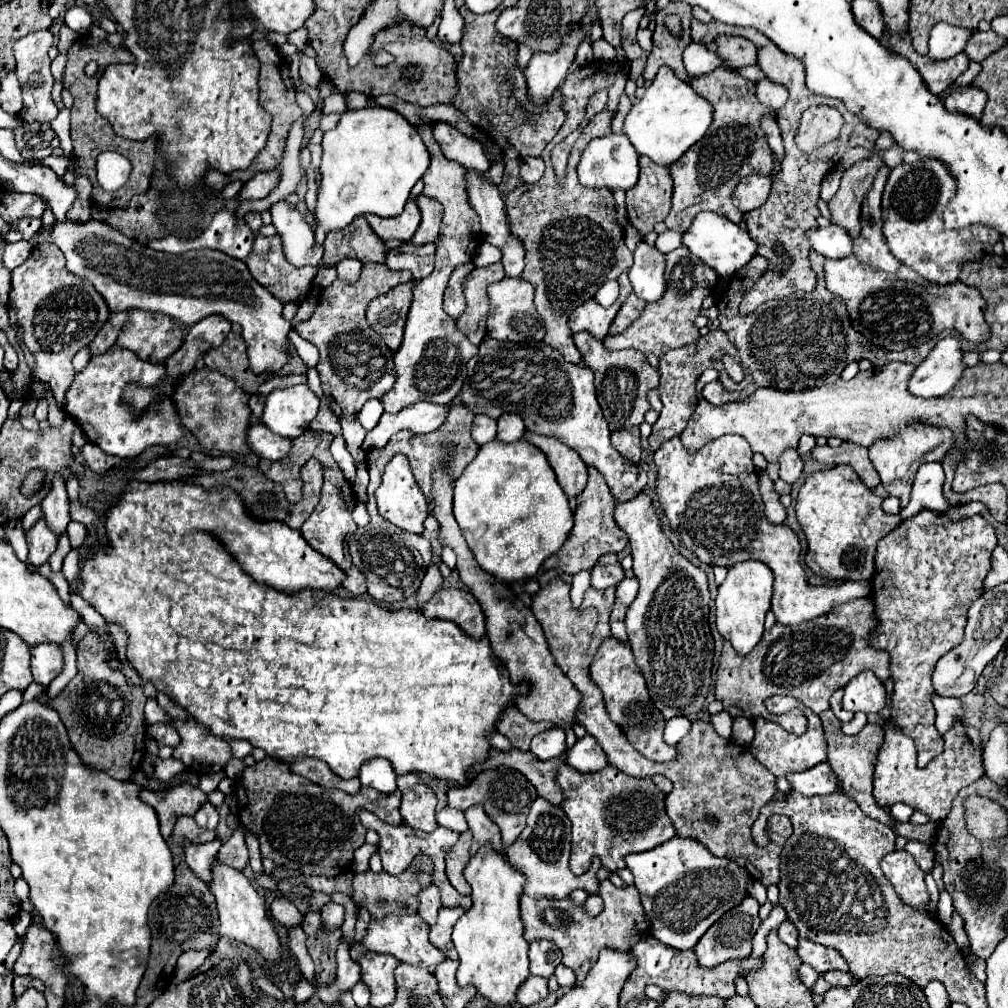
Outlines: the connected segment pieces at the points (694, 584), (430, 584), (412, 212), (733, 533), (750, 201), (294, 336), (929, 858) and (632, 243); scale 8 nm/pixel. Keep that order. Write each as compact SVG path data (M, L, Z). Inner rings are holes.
M641 492L633 500L617 504L615 520L629 536L633 570L639 580L639 594L629 606L625 618L635 664L647 680L655 706L667 720L675 716L701 714L713 684L713 636L707 622L707 576L685 560L667 540L647 494Z
M441 560L431 563L429 568L427 568L427 574L423 578L423 584L421 584L419 592L417 592L417 606L419 606L419 610L429 600L429 596L433 596L443 586L443 576L441 576L441 572L439 571L440 563Z
M409 200L405 204L405 210L397 218L381 218L381 216L373 216L373 214L369 214L365 218L381 240L401 240L401 242L409 242L421 222L419 206L413 200Z
M721 436L713 442L709 442L707 446L703 446L697 454L689 454L683 446L679 438L671 438L669 442L665 442L653 456L653 462L657 466L657 498L659 498L659 506L663 510L663 514L669 520L671 530L677 532L681 544L703 564L711 564L711 566L725 566L731 568L737 562L743 560L761 560L763 564L767 564L773 574L775 574L775 584L773 584L773 600L771 600L771 610L777 618L779 624L799 624L799 622L807 622L813 620L821 614L827 614L835 604L847 602L847 600L855 600L855 598L865 598L869 596L869 586L871 586L871 578L867 582L845 582L834 587L811 586L807 582L807 576L799 564L799 538L797 534L781 524L775 526L771 522L767 522L765 512L763 512L763 502L761 502L761 494L759 494L759 486L757 486L757 470L751 462L751 446L745 442L745 438L741 436Z
M751 174L741 178L739 186L733 192L733 204L743 212L751 212L755 208L759 208L761 204L765 204L767 196L771 192L771 176L759 176L759 174Z
M291 331L288 337L292 344L295 346L297 353L299 354L303 362L305 362L307 367L316 367L320 358L318 349L310 342L302 339L295 331Z
M907 842L905 850L919 862L919 866L921 866L921 870L925 874L929 874L933 870L933 858L935 858L935 854L933 854L931 846L921 844L921 842Z
M630 225L624 235L624 240L629 250L631 252L634 252L636 250L638 242L643 240L643 236L639 234L639 231L636 228L633 228L633 226Z

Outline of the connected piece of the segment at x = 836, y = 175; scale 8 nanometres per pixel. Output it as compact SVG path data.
M835 166L835 168L825 176L825 180L823 180L823 184L821 184L821 198L823 198L825 202L829 202L829 198L837 192L841 176L843 176L843 168L841 168L841 166Z

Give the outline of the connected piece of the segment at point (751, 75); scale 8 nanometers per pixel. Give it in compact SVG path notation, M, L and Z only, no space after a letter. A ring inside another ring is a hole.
M757 64L753 66L743 66L743 70L737 70L739 74L743 74L743 78L749 78L751 82L757 82L757 80L763 80L765 74L761 72L761 68Z

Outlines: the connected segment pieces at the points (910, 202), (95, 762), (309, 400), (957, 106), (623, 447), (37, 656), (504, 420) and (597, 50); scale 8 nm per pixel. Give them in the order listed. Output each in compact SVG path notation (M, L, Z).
M919 160L913 164L899 164L891 170L883 192L883 236L891 254L925 280L935 284L951 284L957 280L963 262L979 260L991 254L993 244L1001 238L997 230L987 226L967 226L961 230L947 230L943 226L943 208L955 194L955 182L947 168L937 160Z
M87 632L77 644L77 676L57 698L49 700L47 694L39 698L39 702L59 712L71 744L85 764L95 766L117 780L129 780L145 754L145 700L145 694L137 686L109 666L105 642L93 632Z
M307 384L273 390L267 396L263 424L285 438L301 436L319 412L319 398L309 390Z
M963 86L959 90L949 90L945 98L947 110L957 110L973 118L981 118L985 104L987 104L987 94L975 86Z
M631 426L625 430L619 430L613 434L613 448L617 448L617 452L627 458L633 464L639 464L641 460L641 446L639 446L639 428Z
M53 642L39 644L31 650L31 672L37 684L49 686L49 682L63 670L61 648Z
M501 414L501 418L497 418L497 438L501 442L515 442L523 434L525 426L517 414Z
M604 38L592 43L593 55L596 60L613 62L616 59L616 49Z

